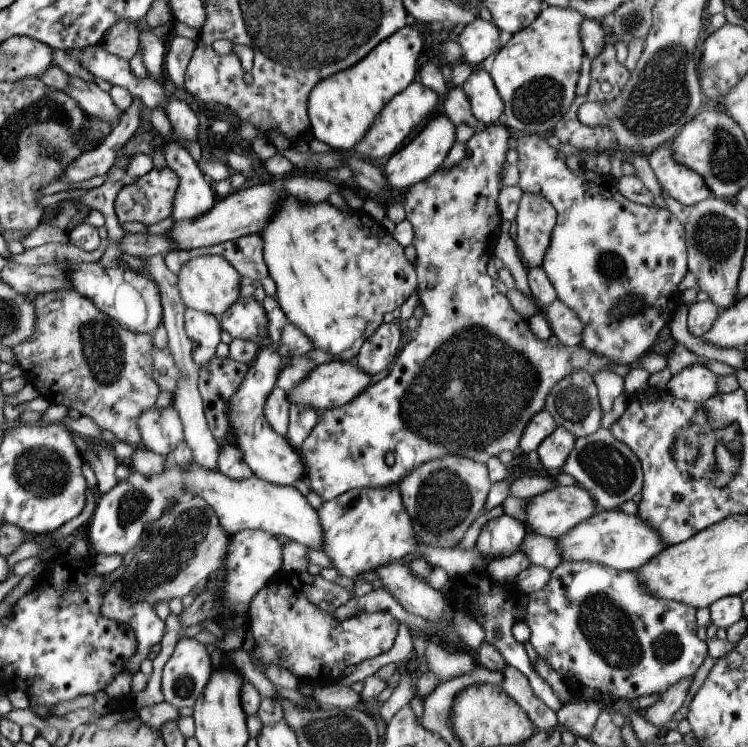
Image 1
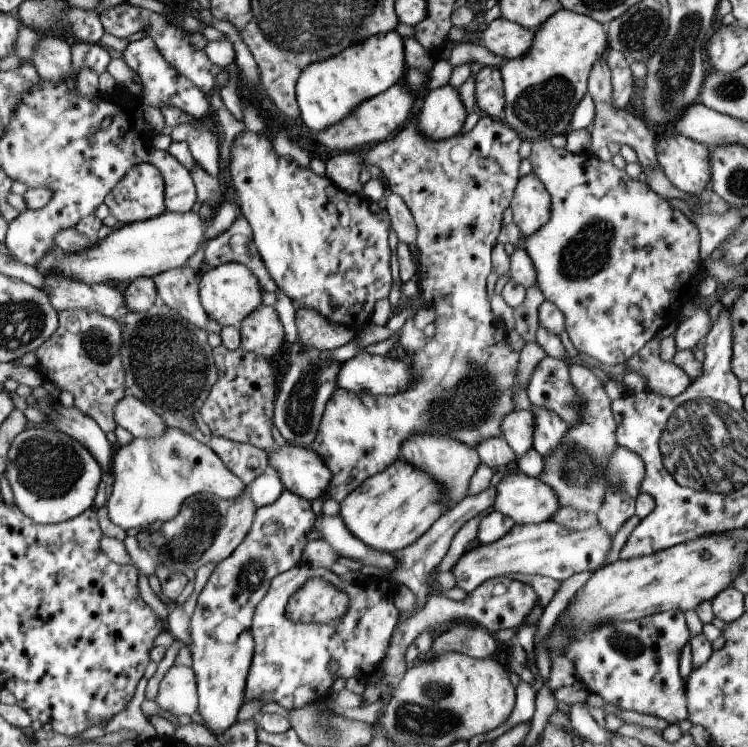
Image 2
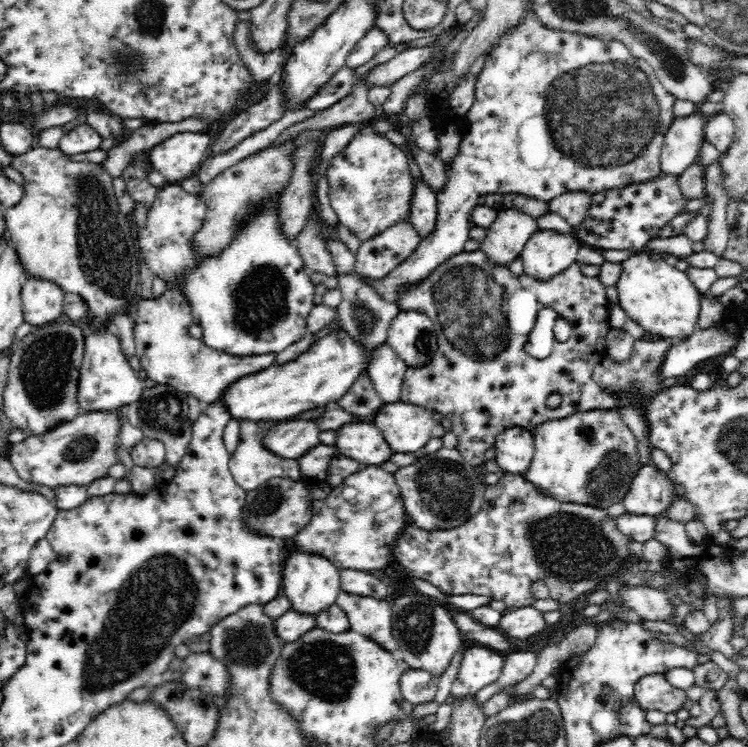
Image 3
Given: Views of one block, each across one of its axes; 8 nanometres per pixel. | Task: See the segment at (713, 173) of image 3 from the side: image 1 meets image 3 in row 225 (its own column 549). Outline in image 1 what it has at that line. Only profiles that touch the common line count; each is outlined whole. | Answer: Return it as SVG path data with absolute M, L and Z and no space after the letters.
M508 664L503 674L502 690L505 690L506 694L509 694L518 703L518 706L522 707L522 710L526 712L526 716L530 718L530 722L534 724L536 731L550 731L558 727L557 712L548 708L534 694L524 674Z

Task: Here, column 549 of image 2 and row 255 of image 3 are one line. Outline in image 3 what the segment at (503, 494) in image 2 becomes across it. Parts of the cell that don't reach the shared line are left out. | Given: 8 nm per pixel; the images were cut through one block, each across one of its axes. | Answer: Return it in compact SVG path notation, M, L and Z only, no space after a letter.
M504 208L497 212L496 220L486 228L480 249L496 266L508 267L520 256L529 236L538 230L536 218L517 208Z

